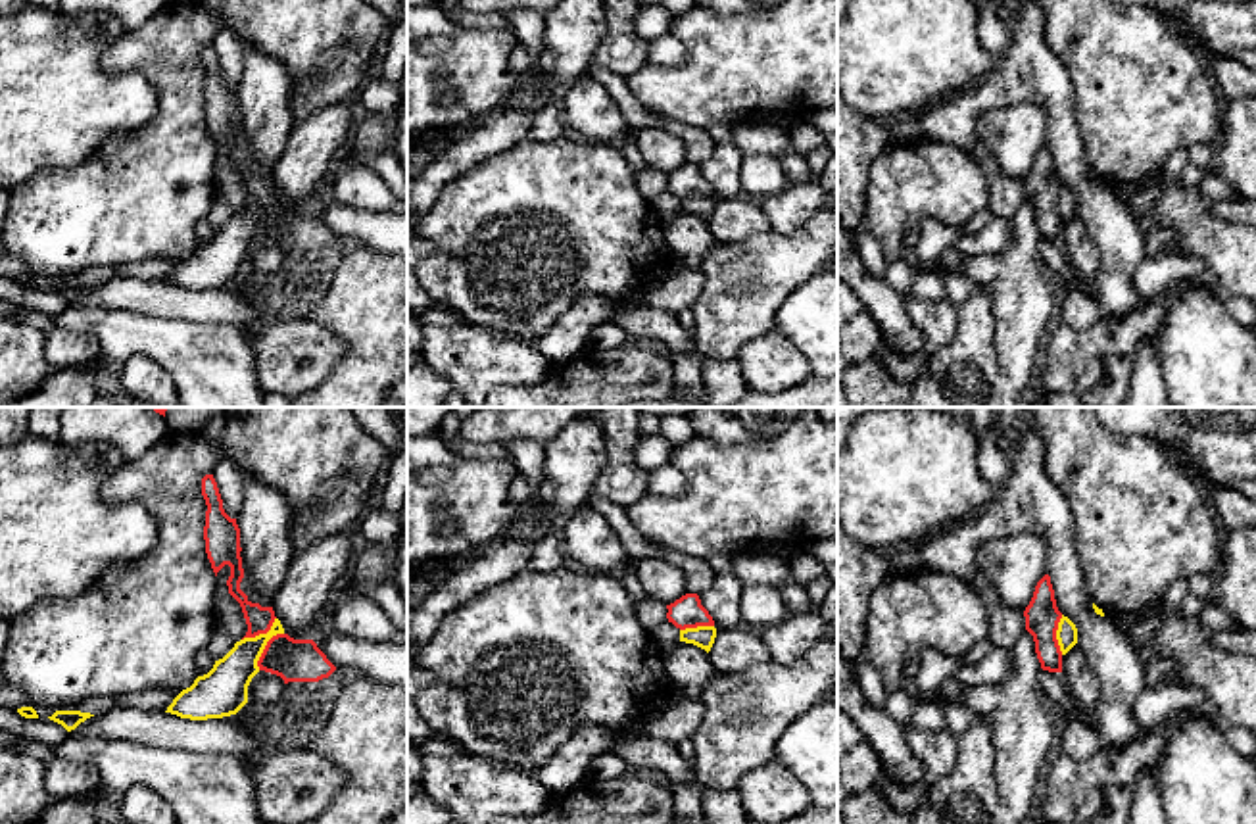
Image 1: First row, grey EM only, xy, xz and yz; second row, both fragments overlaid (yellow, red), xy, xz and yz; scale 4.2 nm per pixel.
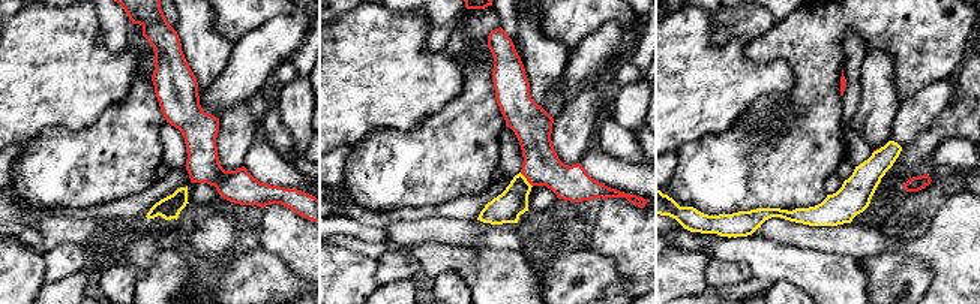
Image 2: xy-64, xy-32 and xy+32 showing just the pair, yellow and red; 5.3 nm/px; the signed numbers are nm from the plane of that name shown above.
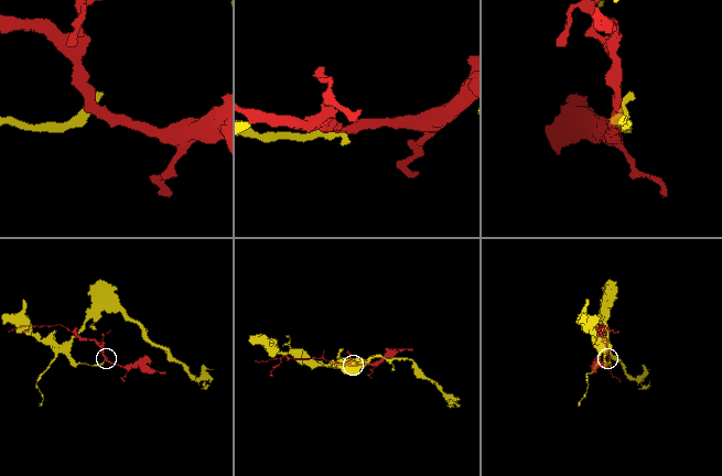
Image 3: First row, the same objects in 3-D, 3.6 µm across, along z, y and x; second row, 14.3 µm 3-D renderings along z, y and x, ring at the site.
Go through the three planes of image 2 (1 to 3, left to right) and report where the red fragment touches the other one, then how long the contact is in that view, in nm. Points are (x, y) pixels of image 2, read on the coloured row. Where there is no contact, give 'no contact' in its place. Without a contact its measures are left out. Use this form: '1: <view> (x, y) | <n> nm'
1: no contact
2: xy-32 (526, 180) | 100 nm
3: xy+32 (877, 150) | 40 nm

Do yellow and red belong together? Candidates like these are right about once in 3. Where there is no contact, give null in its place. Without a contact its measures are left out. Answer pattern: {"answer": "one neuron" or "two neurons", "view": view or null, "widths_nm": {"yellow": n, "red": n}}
{"answer": "two neurons", "view": "xy", "widths_nm": {"yellow": 200, "red": 180}}

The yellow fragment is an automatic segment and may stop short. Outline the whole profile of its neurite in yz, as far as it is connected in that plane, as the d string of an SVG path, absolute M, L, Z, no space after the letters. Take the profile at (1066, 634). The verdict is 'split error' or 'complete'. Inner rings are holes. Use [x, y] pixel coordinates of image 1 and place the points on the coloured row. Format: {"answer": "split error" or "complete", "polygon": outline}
{"answer": "complete", "polygon": "M1062 615L1056 630L1056 640L1062 655L1066 655L1077 643L1077 628L1075 624Z"}

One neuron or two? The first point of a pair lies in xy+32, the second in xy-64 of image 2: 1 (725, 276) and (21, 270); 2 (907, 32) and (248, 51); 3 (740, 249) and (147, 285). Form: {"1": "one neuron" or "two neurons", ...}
{"1": "two neurons", "2": "two neurons", "3": "one neuron"}

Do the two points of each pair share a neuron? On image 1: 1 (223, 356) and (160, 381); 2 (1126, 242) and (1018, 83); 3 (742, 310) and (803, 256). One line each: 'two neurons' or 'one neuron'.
1: two neurons
2: one neuron
3: one neuron

